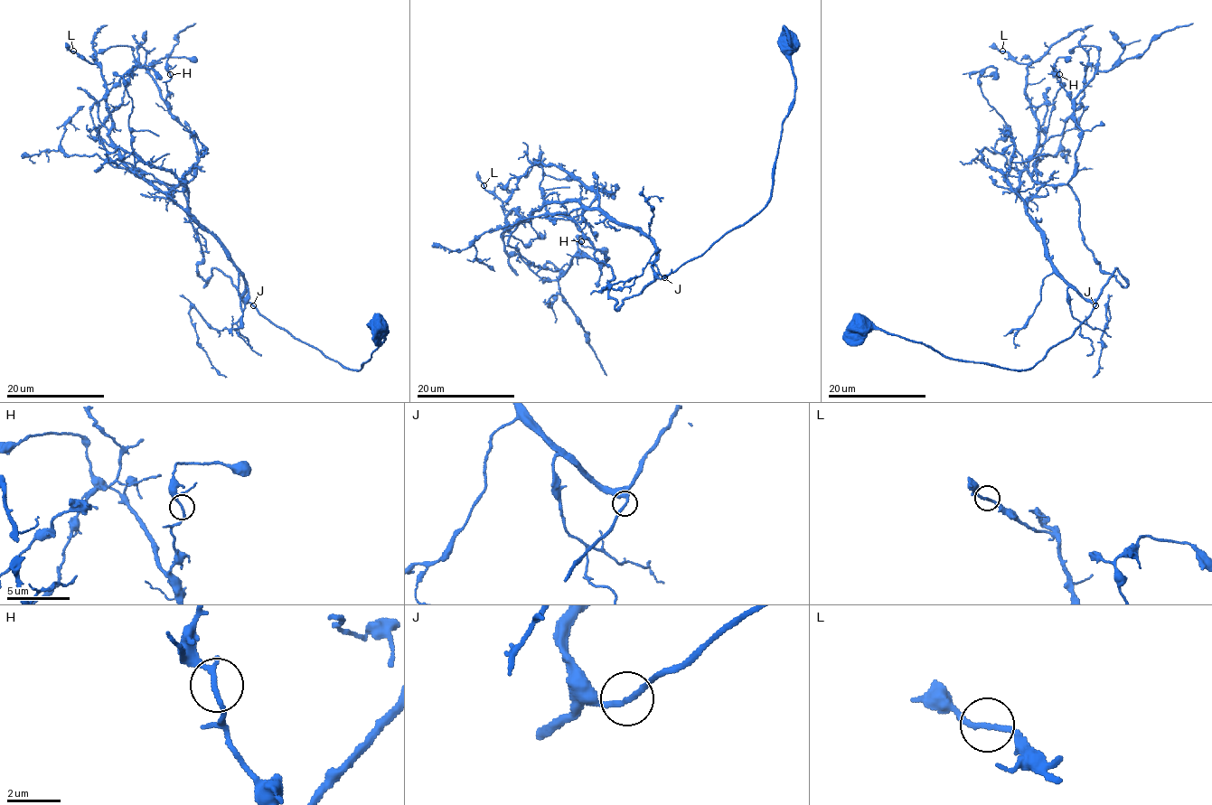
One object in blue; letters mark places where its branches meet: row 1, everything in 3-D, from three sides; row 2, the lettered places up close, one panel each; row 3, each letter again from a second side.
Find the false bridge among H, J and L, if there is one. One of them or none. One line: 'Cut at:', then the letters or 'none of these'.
Cut at: none of these

